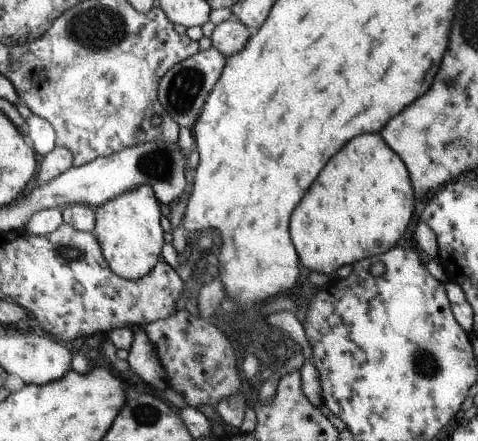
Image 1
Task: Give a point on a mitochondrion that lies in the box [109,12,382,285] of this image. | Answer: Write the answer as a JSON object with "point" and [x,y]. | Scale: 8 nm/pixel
{"point":[182,92]}

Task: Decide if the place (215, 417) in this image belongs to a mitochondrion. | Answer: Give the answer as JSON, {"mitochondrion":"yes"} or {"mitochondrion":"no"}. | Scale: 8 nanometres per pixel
{"mitochondrion":"no"}

